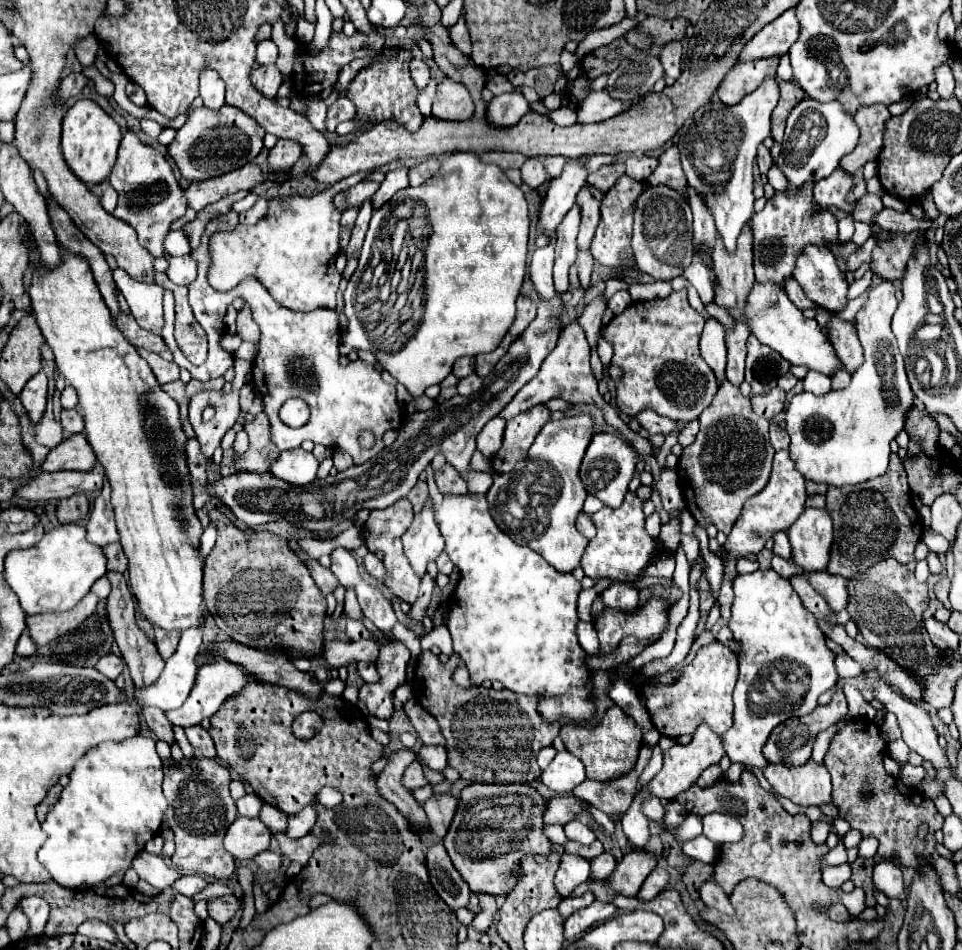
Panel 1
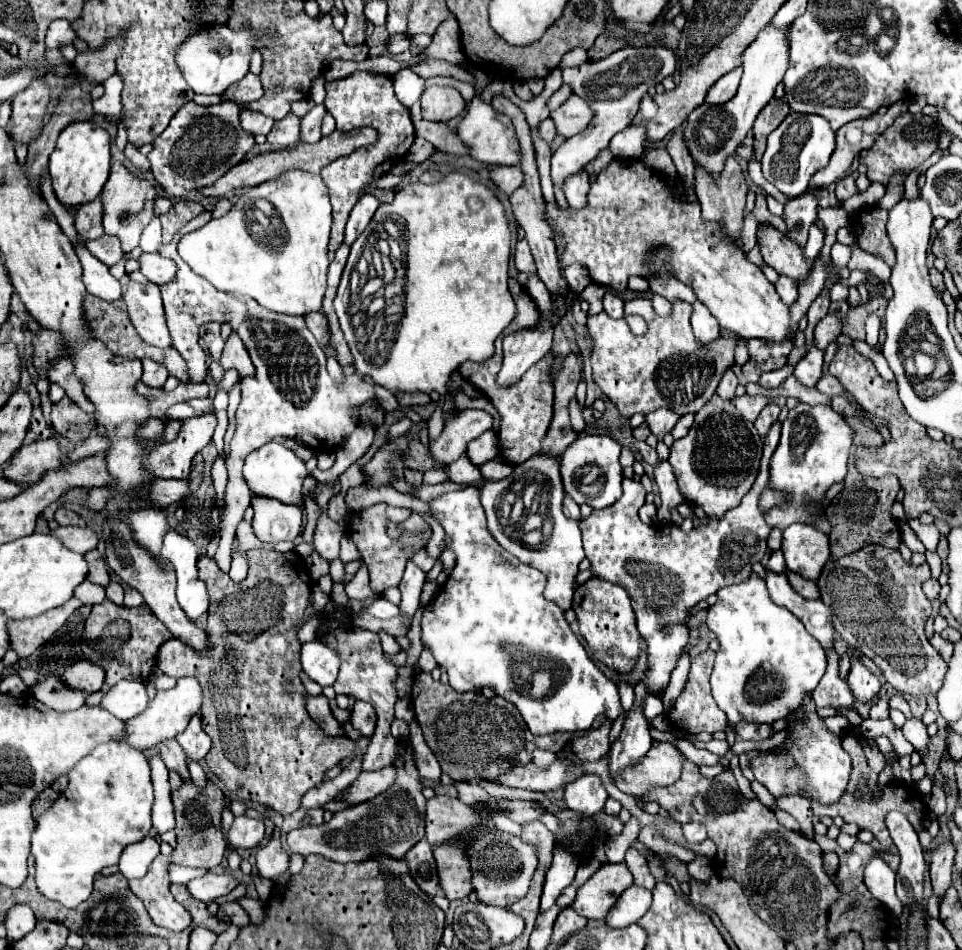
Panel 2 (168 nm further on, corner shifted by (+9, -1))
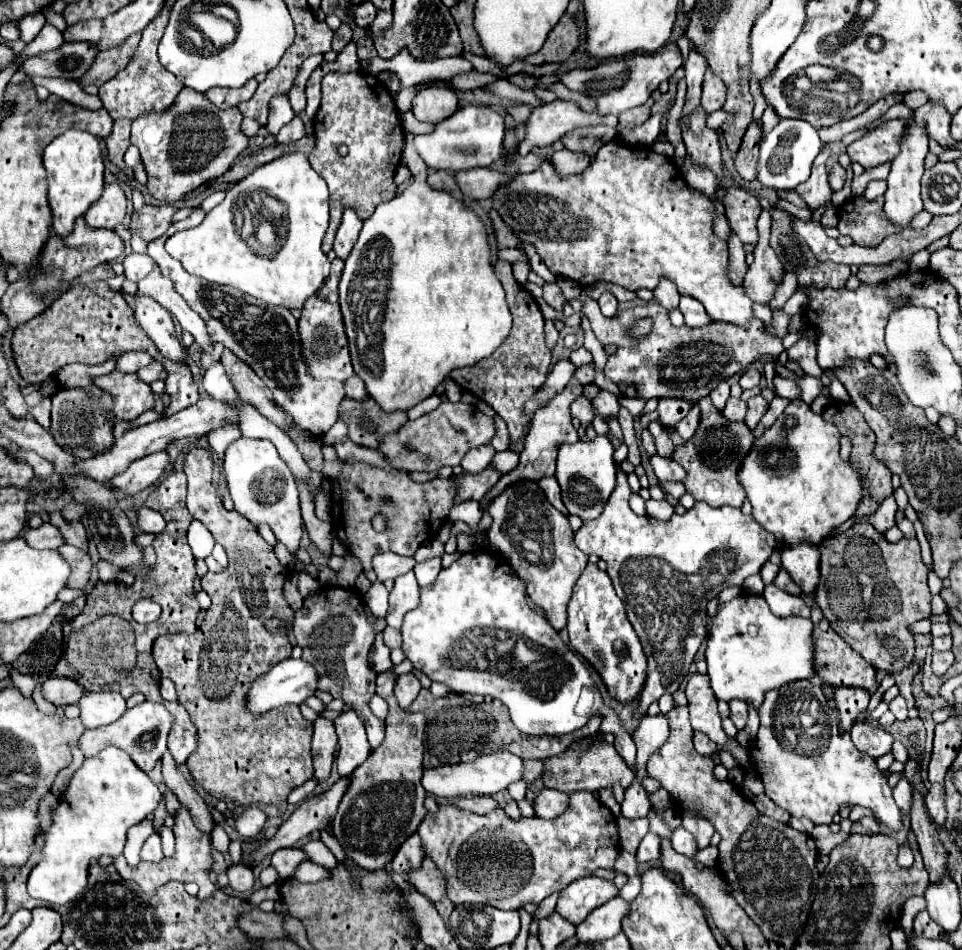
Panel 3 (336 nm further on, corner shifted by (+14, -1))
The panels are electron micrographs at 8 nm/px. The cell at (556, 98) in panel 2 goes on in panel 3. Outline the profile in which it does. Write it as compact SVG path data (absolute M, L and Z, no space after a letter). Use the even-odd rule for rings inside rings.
M521 104L521 106L513 106L513 108L507 108L507 112L513 116L515 124L520 125L521 122L525 122L525 120L531 116L533 108L535 108L535 106L531 106L531 104Z

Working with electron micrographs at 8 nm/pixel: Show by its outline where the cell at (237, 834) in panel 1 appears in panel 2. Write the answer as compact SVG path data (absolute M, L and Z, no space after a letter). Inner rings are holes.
M238 816L234 818L234 824L226 836L228 844L234 850L248 850L256 848L264 838L264 822L248 816Z

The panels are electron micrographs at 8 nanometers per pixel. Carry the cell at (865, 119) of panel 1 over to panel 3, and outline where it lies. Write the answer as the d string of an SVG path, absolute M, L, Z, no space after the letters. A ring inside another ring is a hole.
M825 144L813 164L813 172L811 172L809 180L795 188L803 196L803 200L807 202L809 210L819 208L821 204L825 204L831 198L831 188L827 182L827 160L829 158L831 158L831 148Z

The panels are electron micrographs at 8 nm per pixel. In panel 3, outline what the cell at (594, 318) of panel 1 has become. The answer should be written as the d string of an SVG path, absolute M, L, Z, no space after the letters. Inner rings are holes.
M571 382L567 384L561 392L557 392L549 402L547 406L539 408L535 414L533 414L533 420L531 420L531 428L529 428L529 434L525 436L525 448L523 452L519 454L519 464L515 470L507 472L501 476L501 480L495 484L495 488L483 498L483 502L489 502L489 498L493 498L497 492L503 492L505 486L509 486L511 482L517 482L517 480L541 480L545 476L553 476L555 474L555 458L557 458L557 450L561 444L573 444L579 440L577 436L577 430L573 428L571 424L571 412L569 412L569 406L571 402L581 396L583 392L583 386L577 384L577 382Z

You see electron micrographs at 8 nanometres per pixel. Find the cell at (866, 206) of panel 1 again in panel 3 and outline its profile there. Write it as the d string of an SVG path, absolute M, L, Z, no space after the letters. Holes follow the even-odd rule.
M835 164L829 172L829 186L831 186L833 192L837 192L837 190L843 188L843 184L845 184L845 168Z

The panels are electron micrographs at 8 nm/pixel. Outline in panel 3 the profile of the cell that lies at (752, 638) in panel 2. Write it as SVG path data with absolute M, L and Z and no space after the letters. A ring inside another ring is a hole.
M743 592L741 596L733 598L731 602L719 604L717 614L711 618L711 632L705 650L707 658L707 674L711 680L711 688L717 700L743 700L753 704L759 712L765 692L779 690L795 680L811 680L815 676L815 648L813 648L813 622L809 618L777 618L769 606L765 604L763 596Z

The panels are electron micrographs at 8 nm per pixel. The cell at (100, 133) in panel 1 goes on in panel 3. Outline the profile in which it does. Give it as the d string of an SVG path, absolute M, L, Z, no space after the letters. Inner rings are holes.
M71 128L57 136L43 152L43 166L47 170L49 184L49 206L53 212L53 232L65 236L73 230L77 216L83 216L87 208L101 196L103 192L103 156L101 142L97 136Z

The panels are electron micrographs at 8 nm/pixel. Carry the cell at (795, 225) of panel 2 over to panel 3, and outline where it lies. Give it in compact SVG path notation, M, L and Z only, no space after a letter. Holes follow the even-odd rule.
M773 210L773 228L771 228L771 248L777 252L779 260L783 262L783 268L787 272L795 272L799 276L801 288L845 288L847 278L851 276L849 266L843 264L823 264L817 266L813 260L813 254L809 252L809 246L795 234L791 226L791 214L785 210Z

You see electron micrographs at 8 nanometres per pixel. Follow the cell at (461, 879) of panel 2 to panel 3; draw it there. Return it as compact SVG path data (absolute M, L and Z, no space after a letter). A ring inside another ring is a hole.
M425 858L421 870L413 872L413 876L407 876L407 880L423 894L427 896L431 902L441 900L443 896L447 896L447 882L445 876L439 872L439 868L433 864L433 860Z

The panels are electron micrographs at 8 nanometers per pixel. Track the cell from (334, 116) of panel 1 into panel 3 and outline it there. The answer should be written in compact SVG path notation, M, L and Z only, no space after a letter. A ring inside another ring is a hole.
M293 118L289 124L285 124L285 128L281 128L281 132L275 136L277 142L295 142L301 140L305 136L305 124L301 118Z

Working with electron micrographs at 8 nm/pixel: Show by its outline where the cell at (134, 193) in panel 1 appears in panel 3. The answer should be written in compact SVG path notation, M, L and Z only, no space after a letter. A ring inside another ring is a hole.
M107 184L101 198L95 200L85 212L85 222L93 228L115 230L123 224L127 214L127 196L119 184Z

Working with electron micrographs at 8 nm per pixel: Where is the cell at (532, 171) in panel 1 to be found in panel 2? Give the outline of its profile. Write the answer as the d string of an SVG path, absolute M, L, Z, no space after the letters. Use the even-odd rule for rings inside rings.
M496 166L490 170L490 182L494 182L502 192L512 194L518 186L522 186L522 172L518 166Z

